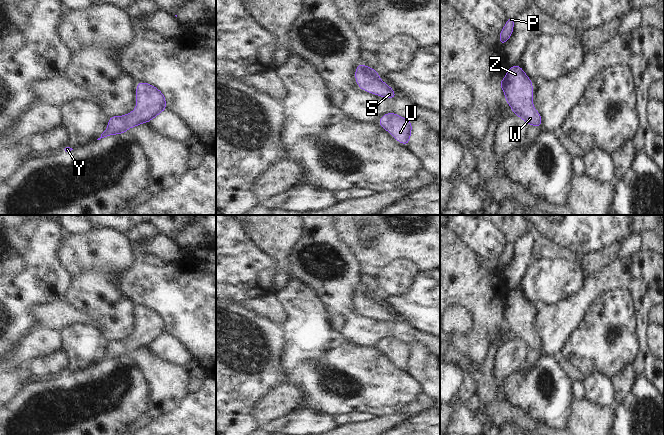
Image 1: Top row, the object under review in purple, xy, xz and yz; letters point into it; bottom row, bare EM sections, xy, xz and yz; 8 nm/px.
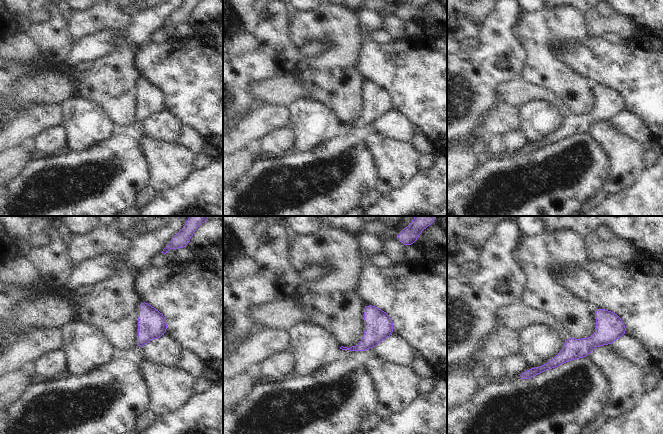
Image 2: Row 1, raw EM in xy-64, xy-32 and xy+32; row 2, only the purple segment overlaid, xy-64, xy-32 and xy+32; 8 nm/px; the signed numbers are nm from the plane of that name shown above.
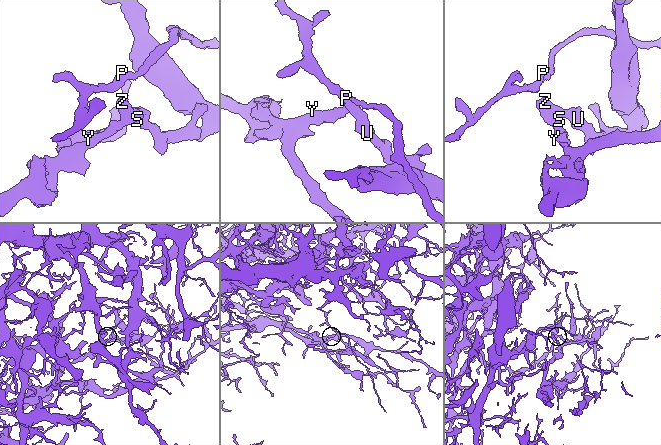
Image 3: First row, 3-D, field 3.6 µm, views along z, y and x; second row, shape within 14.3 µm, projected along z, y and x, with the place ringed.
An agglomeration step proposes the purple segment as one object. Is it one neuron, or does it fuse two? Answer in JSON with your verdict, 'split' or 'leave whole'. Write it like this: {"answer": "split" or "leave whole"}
{"answer": "leave whole"}

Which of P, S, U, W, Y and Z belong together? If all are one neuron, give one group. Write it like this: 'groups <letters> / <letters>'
groups P S U W Y Z

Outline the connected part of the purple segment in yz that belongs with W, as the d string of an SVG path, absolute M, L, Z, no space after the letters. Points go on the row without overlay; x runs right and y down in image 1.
M520 288L509 290L504 303L499 305L499 311L515 340L537 353L541 351L542 341L533 329L533 306Z

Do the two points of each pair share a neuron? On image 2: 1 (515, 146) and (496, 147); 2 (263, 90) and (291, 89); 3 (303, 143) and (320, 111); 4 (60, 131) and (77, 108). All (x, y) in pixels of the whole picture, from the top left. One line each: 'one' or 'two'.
1: one
2: one
3: one
4: two

